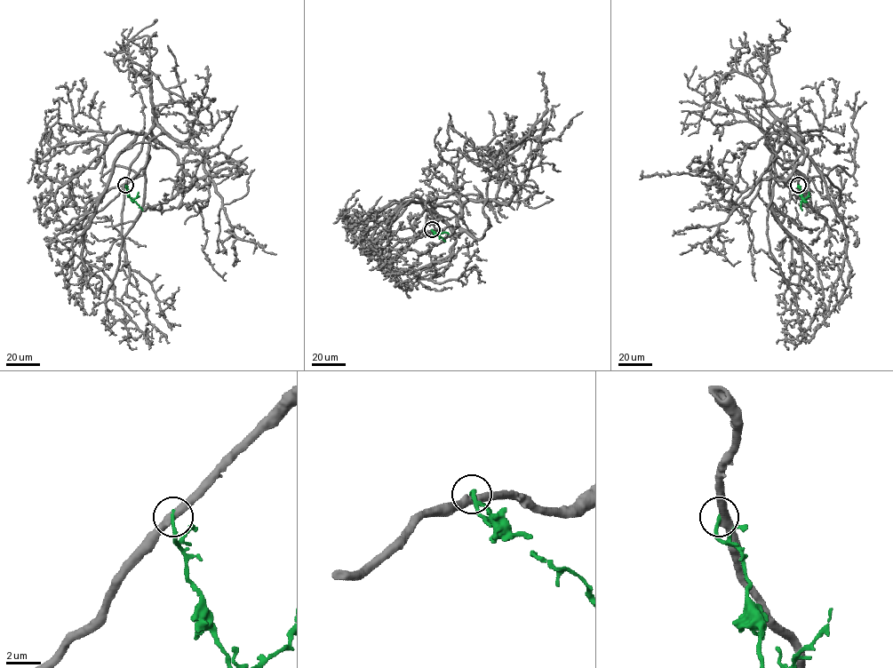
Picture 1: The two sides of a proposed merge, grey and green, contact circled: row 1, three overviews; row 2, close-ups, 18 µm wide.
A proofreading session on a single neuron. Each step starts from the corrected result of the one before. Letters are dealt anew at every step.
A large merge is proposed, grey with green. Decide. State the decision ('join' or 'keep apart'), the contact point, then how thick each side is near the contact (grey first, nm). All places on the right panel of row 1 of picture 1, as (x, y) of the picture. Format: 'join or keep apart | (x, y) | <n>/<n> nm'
keep apart | (798, 185) | 440/200 nm

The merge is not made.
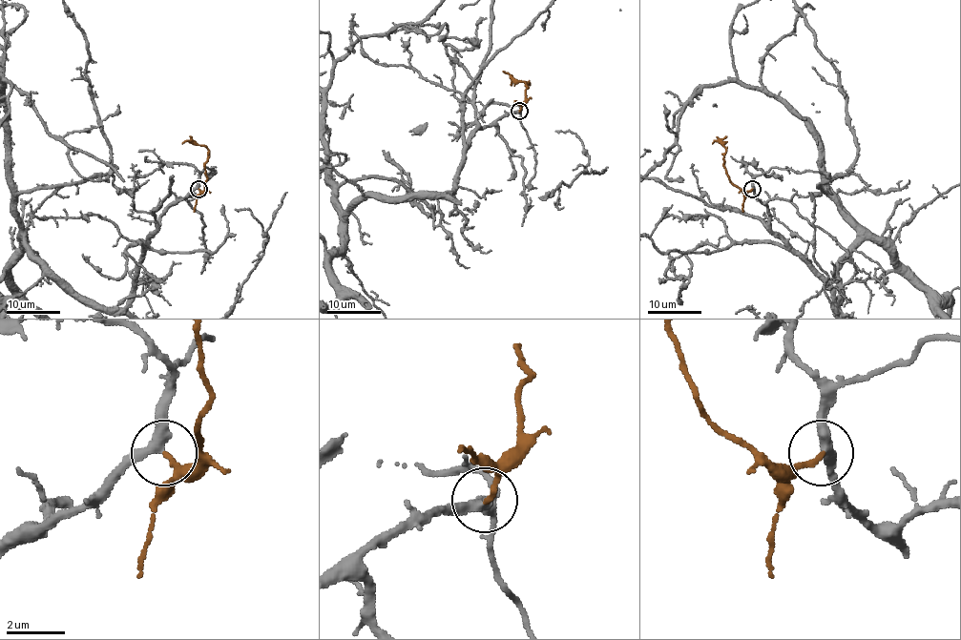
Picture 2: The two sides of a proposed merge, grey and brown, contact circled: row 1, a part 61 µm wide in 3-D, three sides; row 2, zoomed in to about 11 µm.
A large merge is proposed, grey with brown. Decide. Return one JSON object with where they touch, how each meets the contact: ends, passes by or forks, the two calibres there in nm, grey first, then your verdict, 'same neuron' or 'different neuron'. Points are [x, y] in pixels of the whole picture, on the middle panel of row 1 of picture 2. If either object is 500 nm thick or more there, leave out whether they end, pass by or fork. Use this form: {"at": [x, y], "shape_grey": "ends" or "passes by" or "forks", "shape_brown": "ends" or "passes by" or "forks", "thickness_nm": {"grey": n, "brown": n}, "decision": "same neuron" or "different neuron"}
{"at": [519, 111], "shape_grey": "passes by", "shape_brown": "ends", "thickness_nm": {"grey": 360, "brown": 180}, "decision": "same neuron"}

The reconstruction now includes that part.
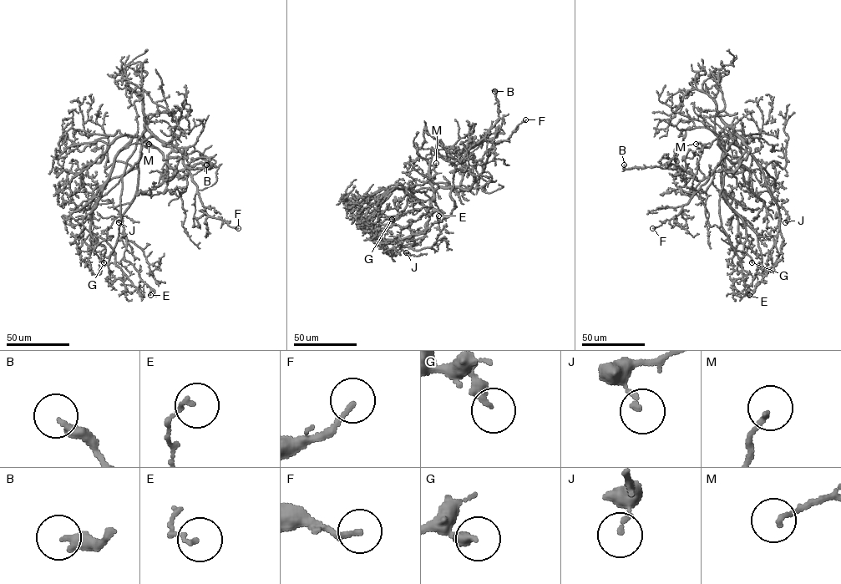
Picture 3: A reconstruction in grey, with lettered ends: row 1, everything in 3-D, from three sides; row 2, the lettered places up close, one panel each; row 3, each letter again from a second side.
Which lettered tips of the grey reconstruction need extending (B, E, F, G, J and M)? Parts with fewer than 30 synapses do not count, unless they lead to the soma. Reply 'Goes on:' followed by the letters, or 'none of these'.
Goes on: none of these

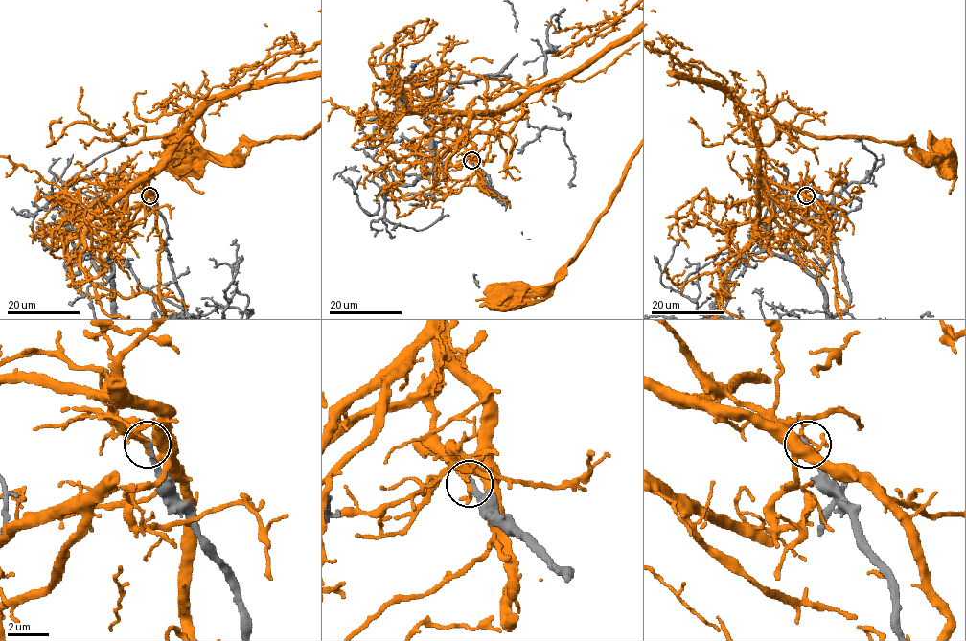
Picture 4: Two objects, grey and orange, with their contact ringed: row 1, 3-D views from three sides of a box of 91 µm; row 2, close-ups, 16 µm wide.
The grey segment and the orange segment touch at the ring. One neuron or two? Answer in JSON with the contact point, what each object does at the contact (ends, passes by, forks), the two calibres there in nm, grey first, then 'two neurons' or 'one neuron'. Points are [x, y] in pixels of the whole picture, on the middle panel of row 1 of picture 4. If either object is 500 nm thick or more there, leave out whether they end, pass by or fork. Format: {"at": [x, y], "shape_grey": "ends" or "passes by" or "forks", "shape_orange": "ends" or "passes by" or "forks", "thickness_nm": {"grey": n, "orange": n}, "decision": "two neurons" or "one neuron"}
{"at": [471, 160], "shape_grey": "ends", "shape_orange": "passes by", "thickness_nm": {"grey": 280, "orange": 220}, "decision": "two neurons"}

